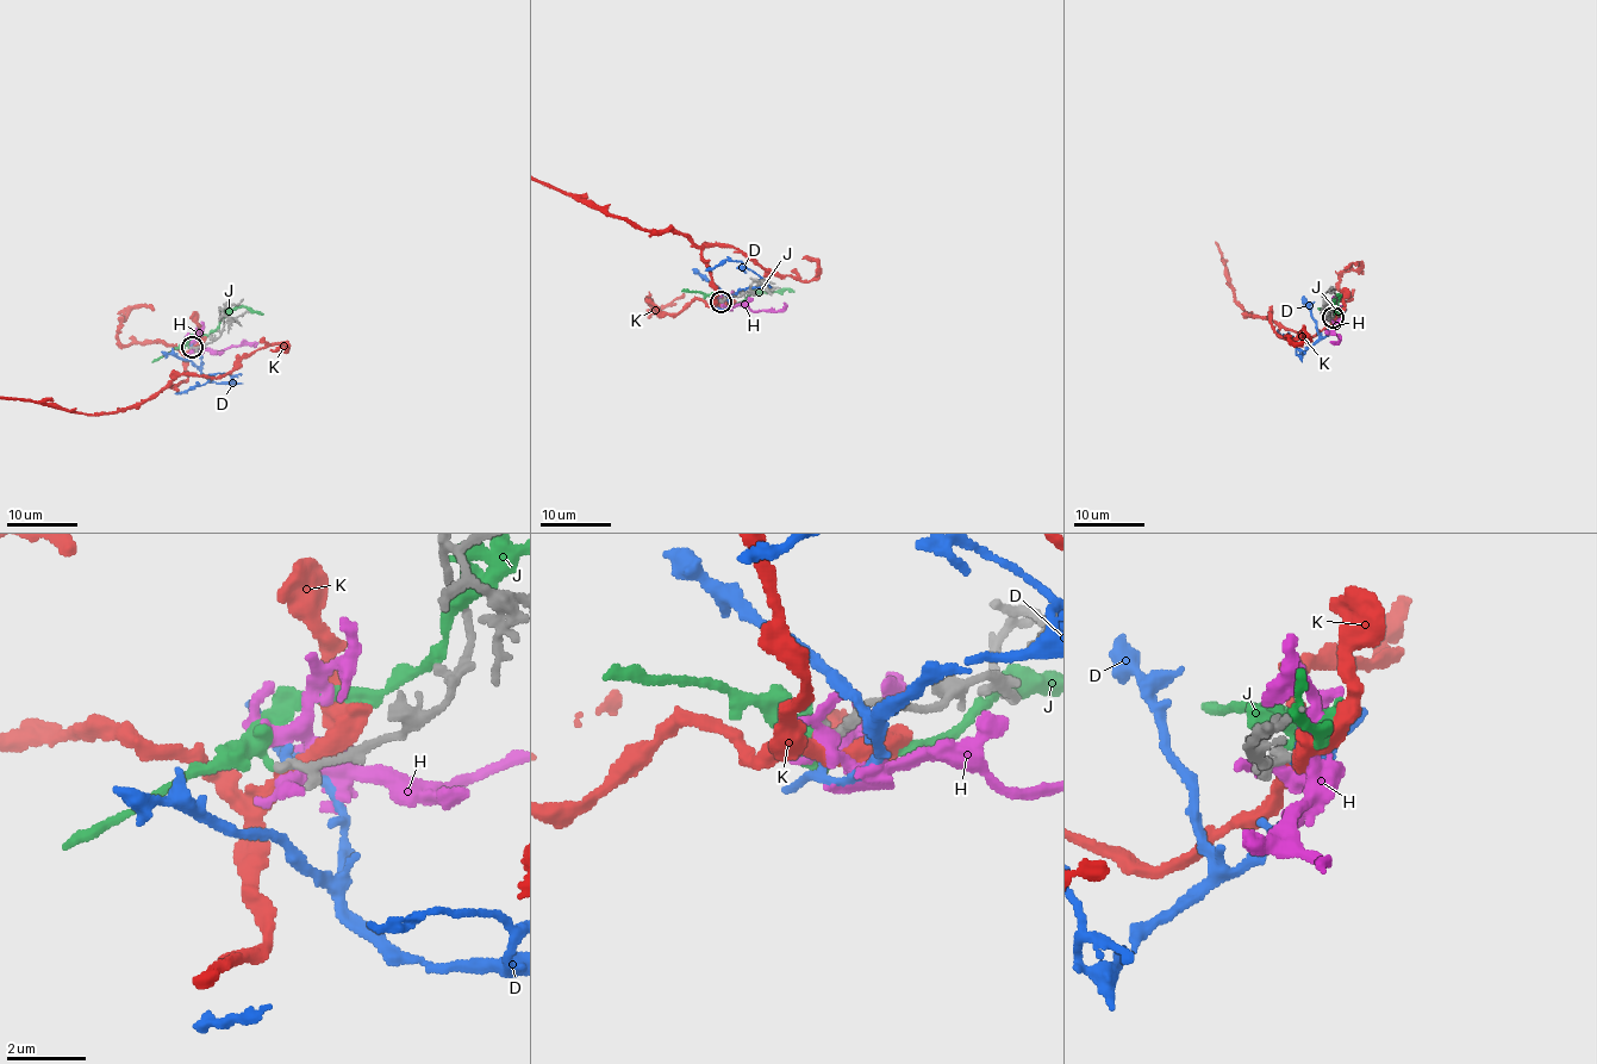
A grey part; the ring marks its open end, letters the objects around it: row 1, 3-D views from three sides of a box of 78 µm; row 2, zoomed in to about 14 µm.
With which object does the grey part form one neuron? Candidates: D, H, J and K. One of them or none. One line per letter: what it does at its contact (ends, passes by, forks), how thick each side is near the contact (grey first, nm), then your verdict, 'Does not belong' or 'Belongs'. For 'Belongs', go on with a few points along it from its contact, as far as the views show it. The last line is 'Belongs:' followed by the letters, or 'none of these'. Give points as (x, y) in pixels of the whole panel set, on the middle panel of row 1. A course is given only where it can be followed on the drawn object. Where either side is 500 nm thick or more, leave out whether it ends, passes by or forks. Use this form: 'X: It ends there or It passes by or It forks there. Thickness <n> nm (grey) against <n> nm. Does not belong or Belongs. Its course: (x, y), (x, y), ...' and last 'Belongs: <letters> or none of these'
D: It passes by. Thickness 300 nm (grey) against 160 nm. Belongs
H: It passes by. Thickness 280 nm (grey) against 320 nm. Does not belong
J: It forks there. Thickness 240 nm (grey) against 280 nm. Does not belong
K: It passes by. Thickness 260 nm (grey) against 320 nm. Does not belong
Belongs: D

